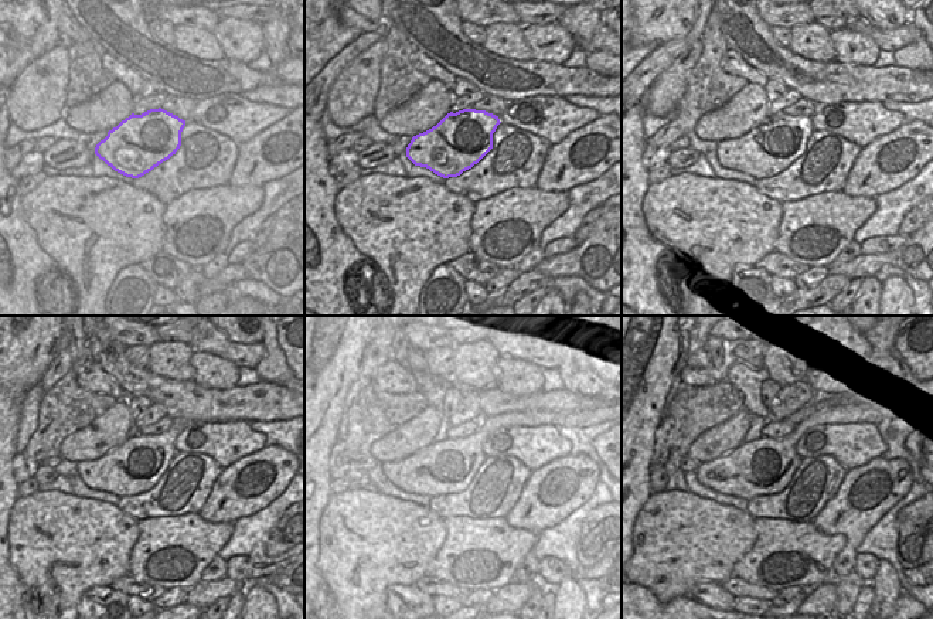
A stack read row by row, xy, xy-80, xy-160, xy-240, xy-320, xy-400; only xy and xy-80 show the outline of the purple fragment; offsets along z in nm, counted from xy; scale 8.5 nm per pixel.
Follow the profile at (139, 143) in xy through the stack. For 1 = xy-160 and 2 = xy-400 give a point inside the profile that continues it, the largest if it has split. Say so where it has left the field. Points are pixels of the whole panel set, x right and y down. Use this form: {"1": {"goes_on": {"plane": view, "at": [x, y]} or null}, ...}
{"1": {"goes_on": {"plane": "xy-160", "at": [770, 148]}}, "2": {"goes_on": {"plane": "xy-400", "at": [763, 466]}}}

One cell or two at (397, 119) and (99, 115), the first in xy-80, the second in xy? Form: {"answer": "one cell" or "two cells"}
{"answer": "one cell"}

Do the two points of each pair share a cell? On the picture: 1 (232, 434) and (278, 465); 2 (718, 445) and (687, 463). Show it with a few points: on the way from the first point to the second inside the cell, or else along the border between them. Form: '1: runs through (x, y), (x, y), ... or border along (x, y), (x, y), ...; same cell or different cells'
1: border along (265, 446), (227, 465); different cells
2: border along (687, 456), (700, 463); different cells

